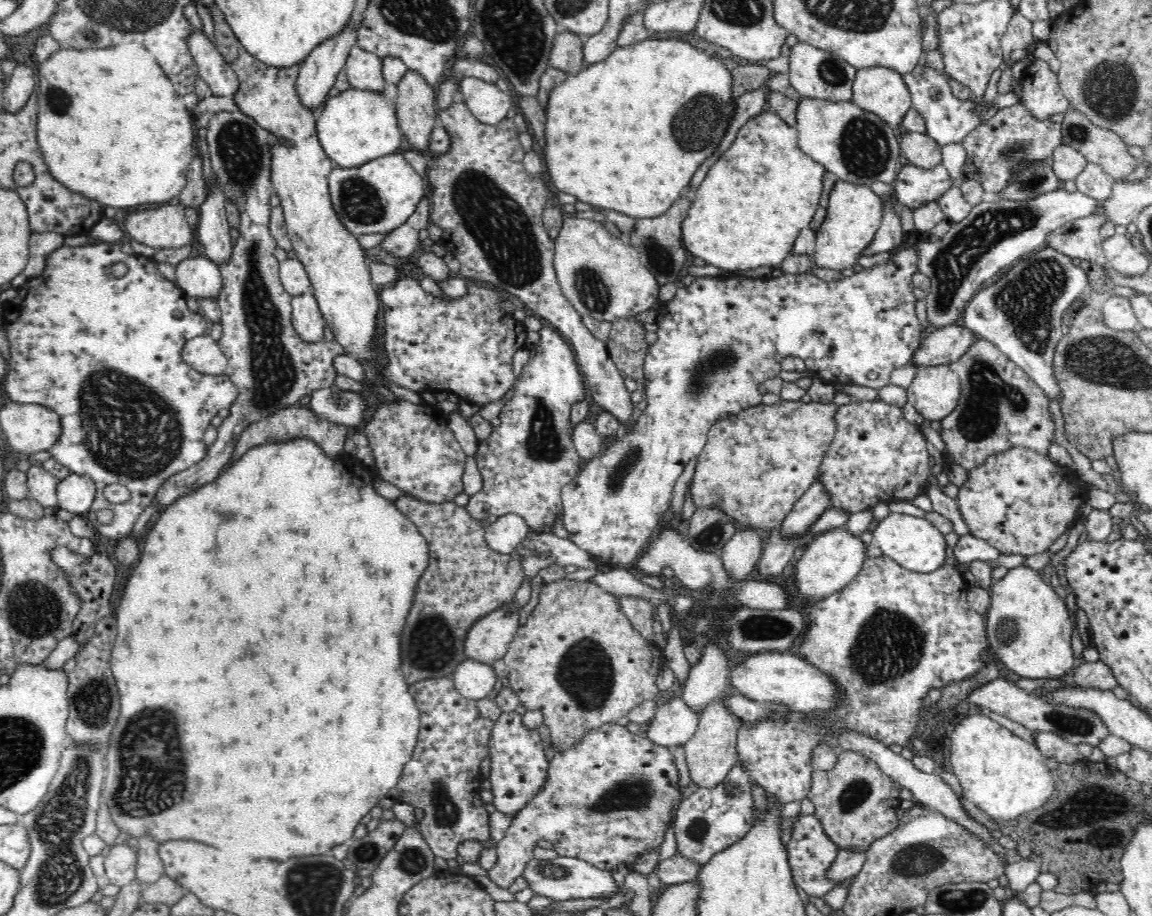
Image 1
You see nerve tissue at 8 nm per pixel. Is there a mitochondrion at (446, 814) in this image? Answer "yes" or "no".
yes

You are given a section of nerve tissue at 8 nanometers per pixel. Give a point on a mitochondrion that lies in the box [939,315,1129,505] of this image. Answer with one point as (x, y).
(986, 393)

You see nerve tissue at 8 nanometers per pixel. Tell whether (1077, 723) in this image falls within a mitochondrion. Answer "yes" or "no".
yes

